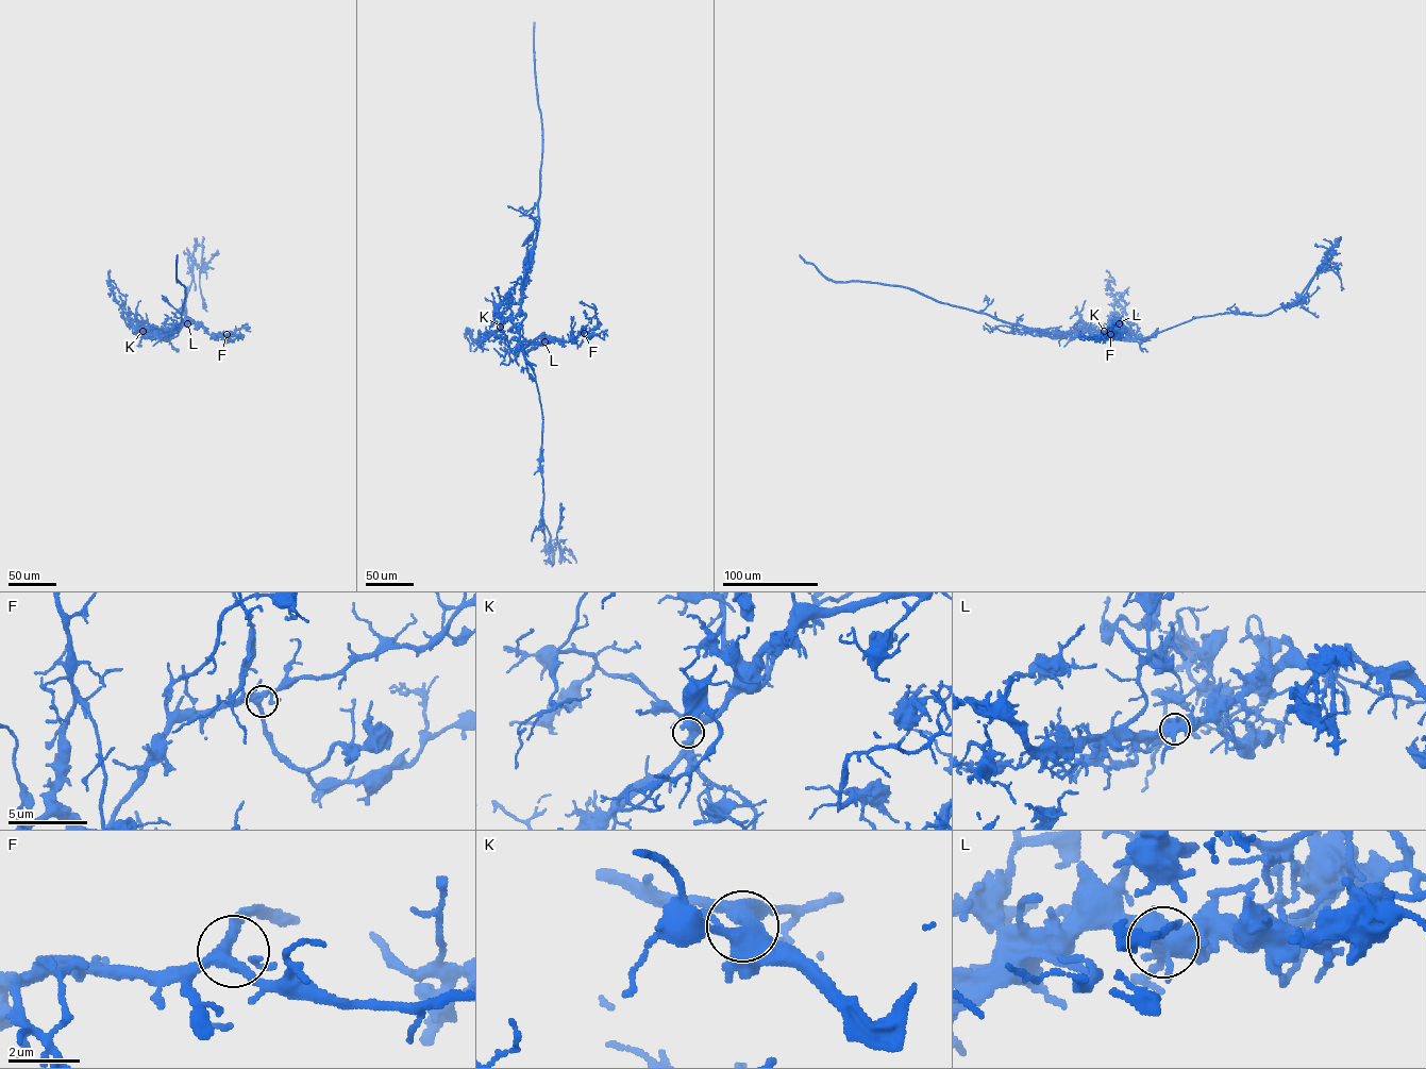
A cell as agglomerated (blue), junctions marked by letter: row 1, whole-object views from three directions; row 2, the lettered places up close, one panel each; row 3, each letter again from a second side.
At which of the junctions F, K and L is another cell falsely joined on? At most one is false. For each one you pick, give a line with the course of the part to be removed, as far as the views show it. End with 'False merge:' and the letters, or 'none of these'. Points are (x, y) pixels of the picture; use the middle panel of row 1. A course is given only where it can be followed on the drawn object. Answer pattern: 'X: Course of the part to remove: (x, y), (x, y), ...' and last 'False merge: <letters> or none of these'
False merge: none of these

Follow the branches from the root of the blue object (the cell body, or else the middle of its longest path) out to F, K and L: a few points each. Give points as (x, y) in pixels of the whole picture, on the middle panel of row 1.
F: (519, 326), (523, 338), (535, 343), (554, 338), (573, 340), (584, 333)
K: (519, 326), (526, 315), (522, 313), (500, 327)
L: (519, 326), (520, 334), (525, 340), (544, 341)

